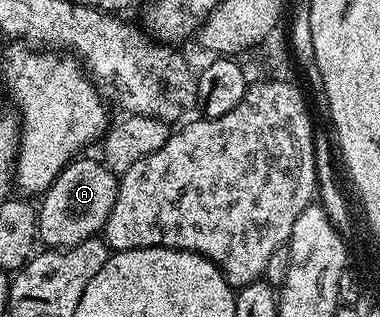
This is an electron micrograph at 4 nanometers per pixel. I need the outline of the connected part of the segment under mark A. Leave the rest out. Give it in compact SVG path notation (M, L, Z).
M82 158L70 160L42 192L43 204L37 207L37 239L44 248L72 247L98 236L117 201L119 179L116 175L104 167L98 158Z

